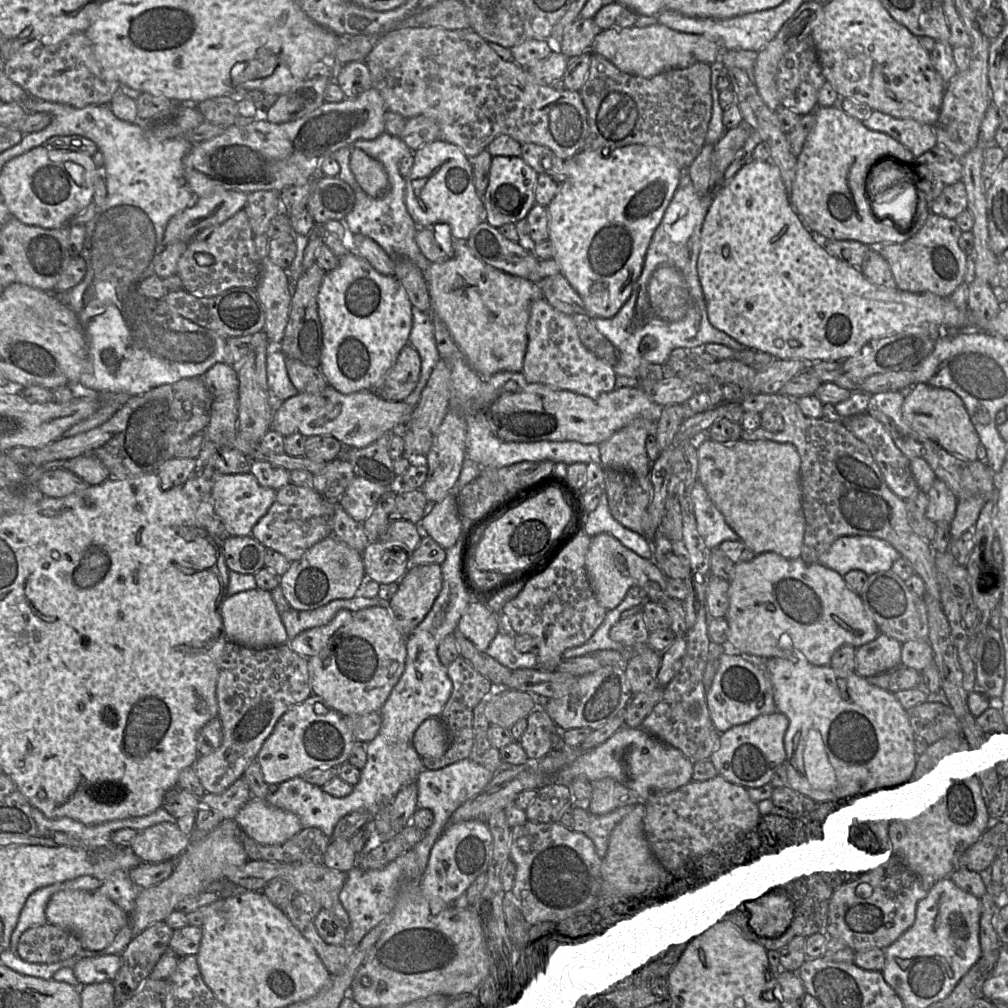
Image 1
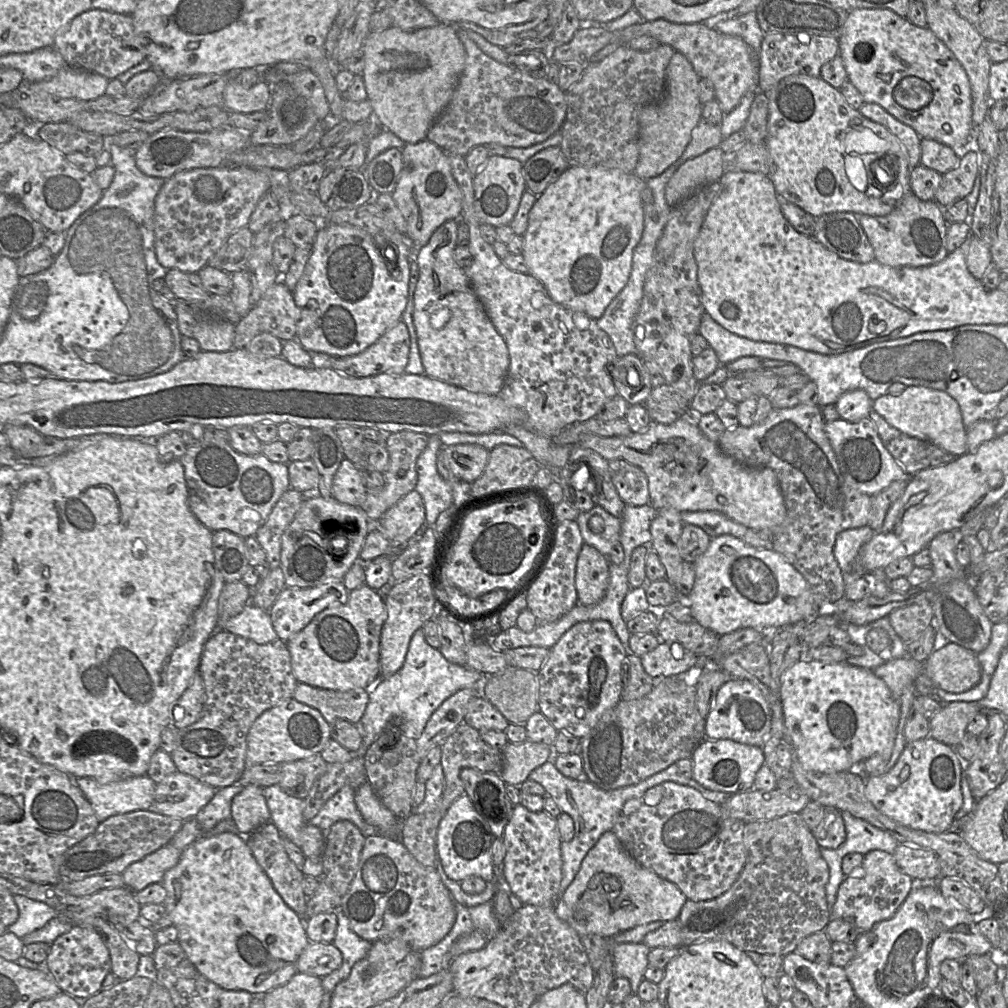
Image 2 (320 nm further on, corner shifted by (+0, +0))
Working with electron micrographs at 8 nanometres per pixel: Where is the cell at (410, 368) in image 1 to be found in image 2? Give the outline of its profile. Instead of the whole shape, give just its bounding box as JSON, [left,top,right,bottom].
[331,320,410,378]

